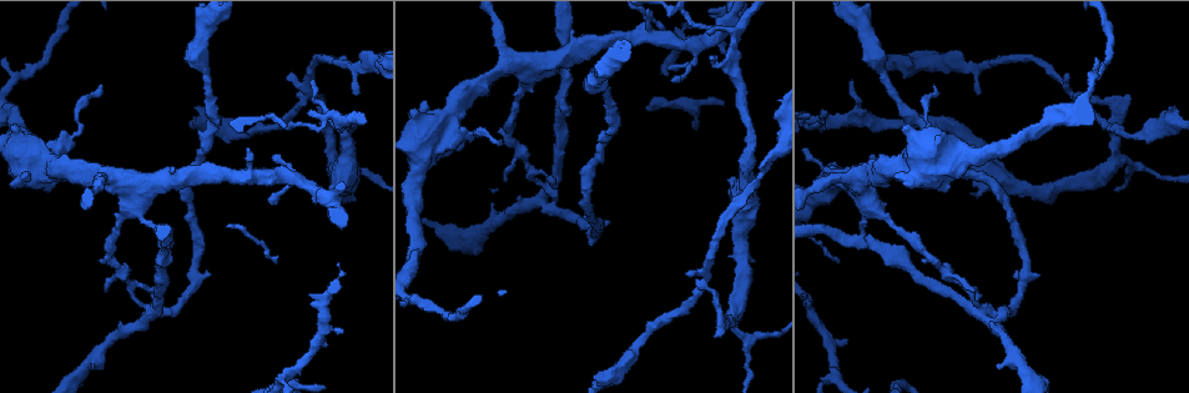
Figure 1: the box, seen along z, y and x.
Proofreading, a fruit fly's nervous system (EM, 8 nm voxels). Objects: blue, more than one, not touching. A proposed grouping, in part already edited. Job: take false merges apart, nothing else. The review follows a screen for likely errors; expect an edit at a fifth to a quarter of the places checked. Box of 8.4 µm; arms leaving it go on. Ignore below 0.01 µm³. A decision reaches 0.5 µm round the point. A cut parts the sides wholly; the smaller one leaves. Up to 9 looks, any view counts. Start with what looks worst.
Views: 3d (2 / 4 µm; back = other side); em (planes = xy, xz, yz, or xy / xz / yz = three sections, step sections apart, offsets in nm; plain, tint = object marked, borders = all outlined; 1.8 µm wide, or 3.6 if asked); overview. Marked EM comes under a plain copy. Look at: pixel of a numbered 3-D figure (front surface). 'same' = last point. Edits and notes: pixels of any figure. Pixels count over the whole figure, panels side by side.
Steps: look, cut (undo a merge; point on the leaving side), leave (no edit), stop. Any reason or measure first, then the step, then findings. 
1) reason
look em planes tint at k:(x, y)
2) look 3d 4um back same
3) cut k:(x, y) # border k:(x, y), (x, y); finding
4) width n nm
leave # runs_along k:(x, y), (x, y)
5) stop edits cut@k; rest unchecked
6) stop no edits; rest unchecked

thick turns thin
look em xy step 4 tint at 1:(1116, 160)

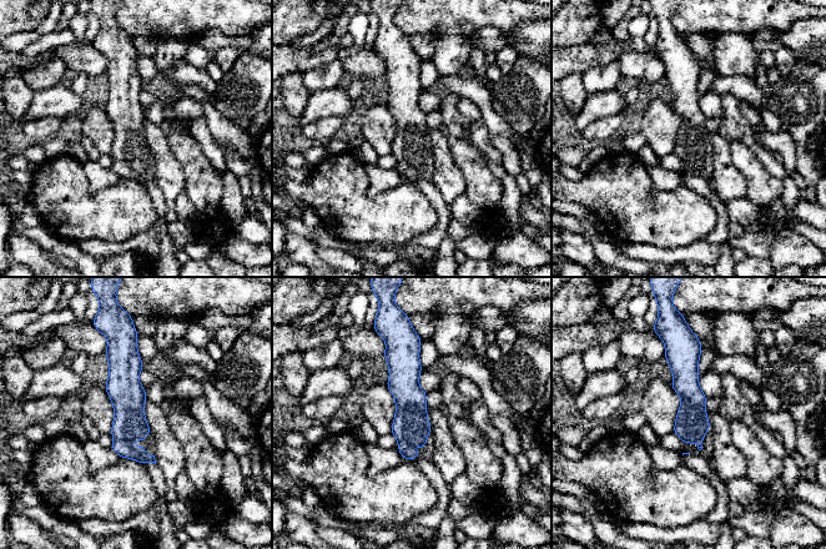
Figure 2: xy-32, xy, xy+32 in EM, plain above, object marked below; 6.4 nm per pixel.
look em planes tint same

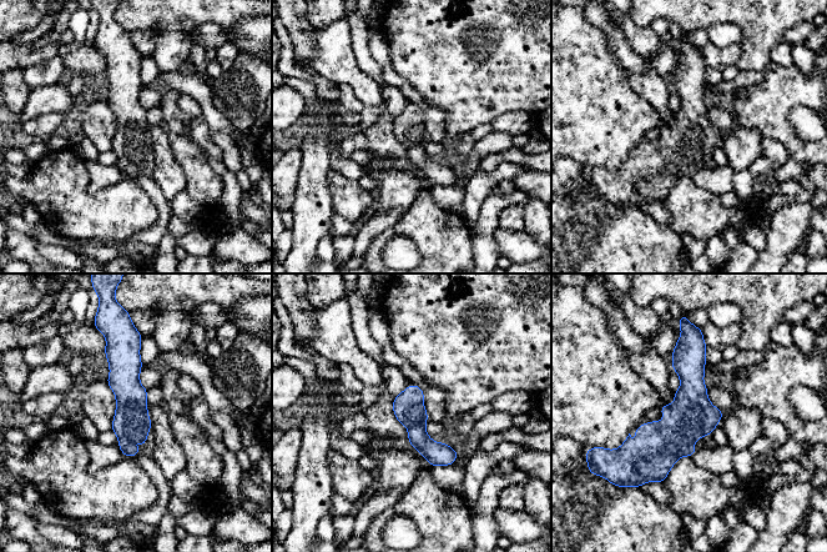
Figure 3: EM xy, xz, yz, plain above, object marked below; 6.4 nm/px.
leave # runs_along 3:(685, 339), (689, 417), (655, 478); one cell here

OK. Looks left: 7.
closes a loop
look em xy step 4 tint at 1:(977, 306)

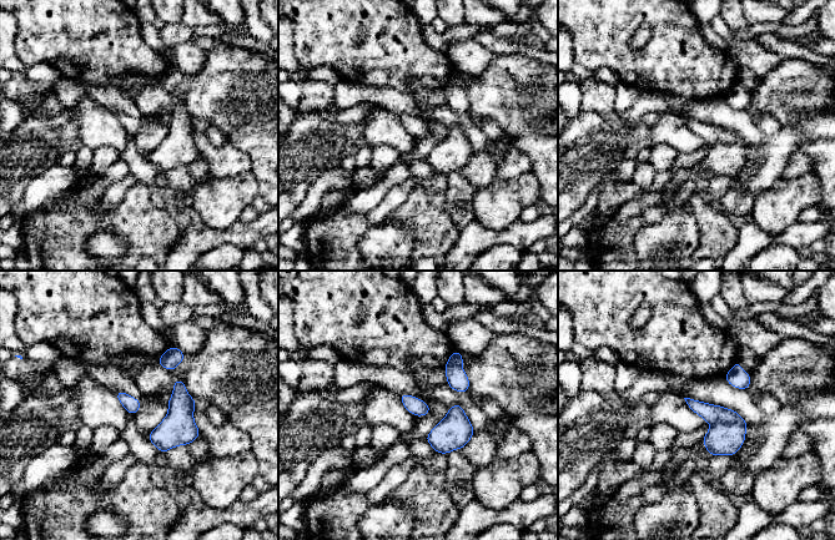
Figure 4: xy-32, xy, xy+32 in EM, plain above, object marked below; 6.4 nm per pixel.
width 90 nm
cut 4:(724, 438) # border 4:(738, 415), (733, 420), (713, 425); a second cell is stuck on

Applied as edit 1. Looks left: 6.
look 3d 2um at 1:(830, 120)

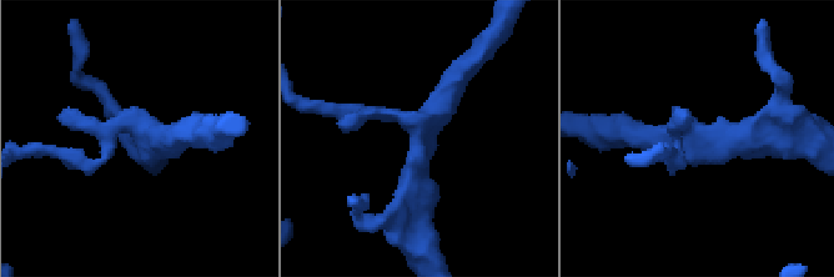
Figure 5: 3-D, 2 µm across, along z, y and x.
arms 3
look em planes tint at 5:(414, 134)

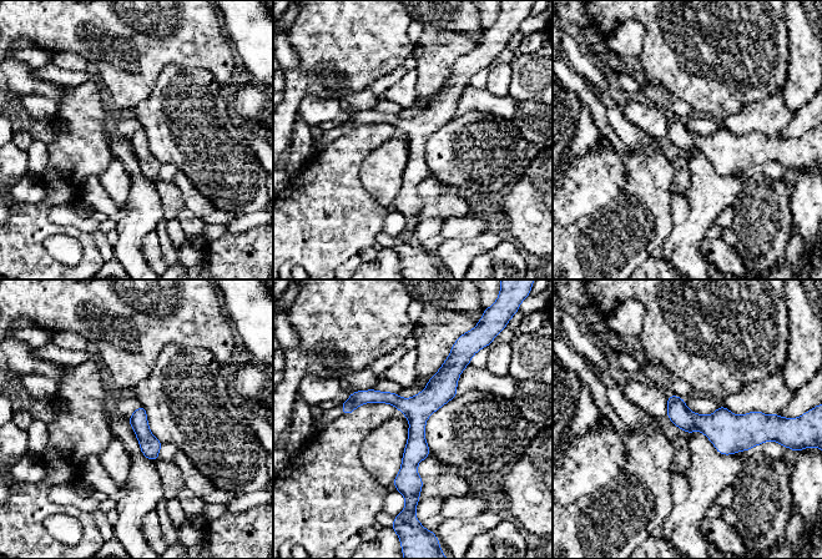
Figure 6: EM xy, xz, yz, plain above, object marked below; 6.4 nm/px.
leave # runs_along 6:(453, 357), (417, 412), (407, 494); all the same cell

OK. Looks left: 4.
thin neck
look em planes tint at 1:(478, 130)

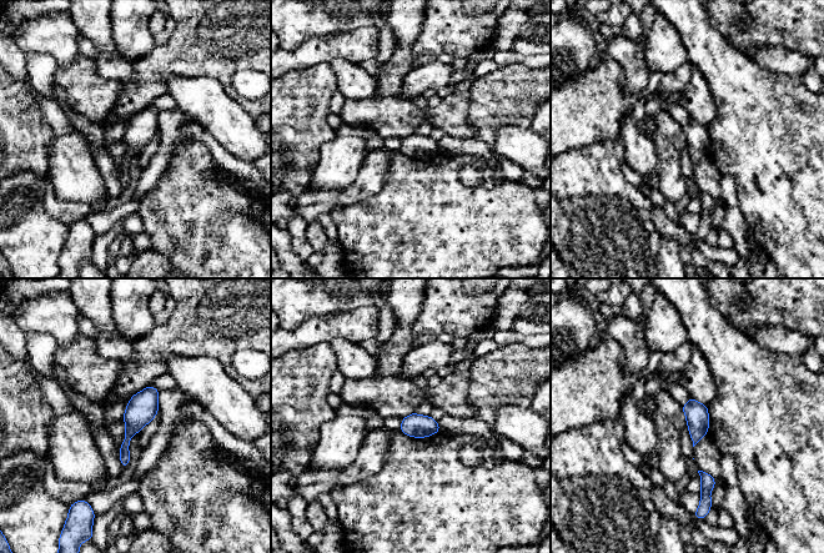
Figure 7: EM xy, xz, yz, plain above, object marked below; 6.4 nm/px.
width 150 nm
leave # runs_along 7:(151, 390), (127, 436), (124, 462); all the same cell

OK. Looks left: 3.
stop edits cut@4; rest unchecked

